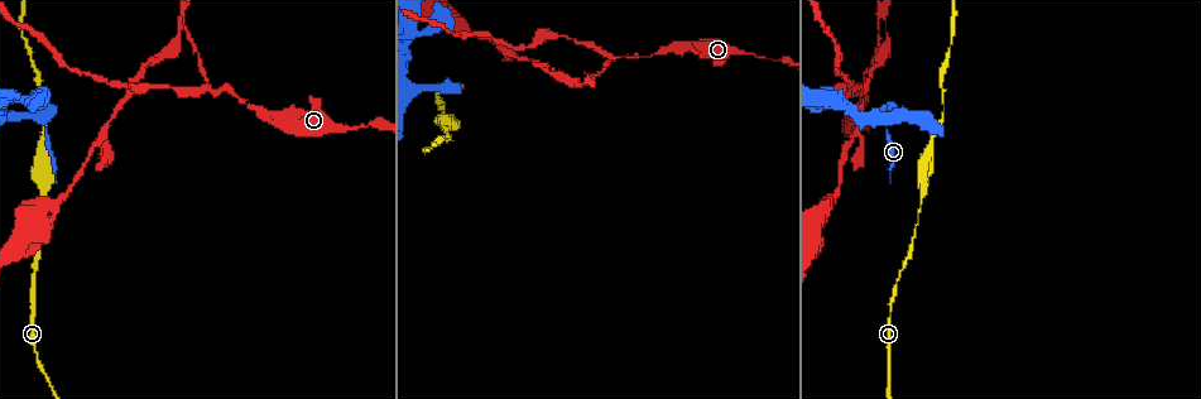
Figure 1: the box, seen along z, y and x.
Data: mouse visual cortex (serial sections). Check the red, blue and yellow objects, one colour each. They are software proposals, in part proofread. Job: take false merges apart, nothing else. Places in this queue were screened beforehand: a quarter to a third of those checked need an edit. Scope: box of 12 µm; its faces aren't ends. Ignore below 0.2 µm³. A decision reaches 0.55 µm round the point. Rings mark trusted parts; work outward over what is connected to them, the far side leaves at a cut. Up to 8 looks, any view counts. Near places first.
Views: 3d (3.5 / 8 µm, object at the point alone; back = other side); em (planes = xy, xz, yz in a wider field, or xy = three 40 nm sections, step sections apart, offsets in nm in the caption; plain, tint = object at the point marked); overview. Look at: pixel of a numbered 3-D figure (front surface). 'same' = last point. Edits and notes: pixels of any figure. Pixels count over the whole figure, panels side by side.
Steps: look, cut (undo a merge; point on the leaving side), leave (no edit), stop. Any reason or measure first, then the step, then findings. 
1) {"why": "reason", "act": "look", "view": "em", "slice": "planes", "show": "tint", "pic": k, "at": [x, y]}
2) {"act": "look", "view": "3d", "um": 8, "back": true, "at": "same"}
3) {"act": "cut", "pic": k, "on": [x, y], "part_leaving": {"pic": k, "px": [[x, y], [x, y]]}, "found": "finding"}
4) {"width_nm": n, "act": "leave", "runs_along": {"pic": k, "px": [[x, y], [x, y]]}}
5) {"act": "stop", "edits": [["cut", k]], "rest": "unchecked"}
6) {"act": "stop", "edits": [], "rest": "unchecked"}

{"why": "abrupt turn", "act": "look", "view": "3d", "um": 3.5, "pic": 1, "at": [435, 29]}

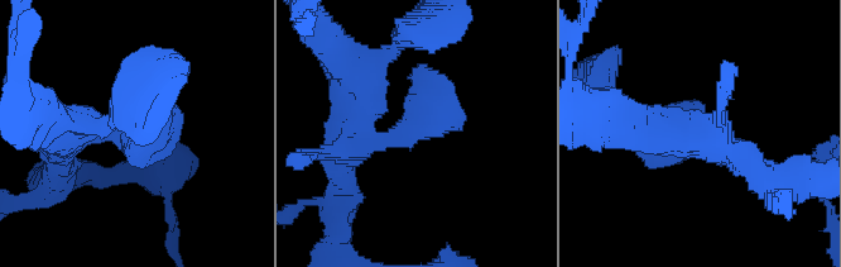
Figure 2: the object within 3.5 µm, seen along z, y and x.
{"act": "look", "view": "em", "slice": "xy", "step": 1, "show": "tint", "pic": 2, "at": [416, 127]}

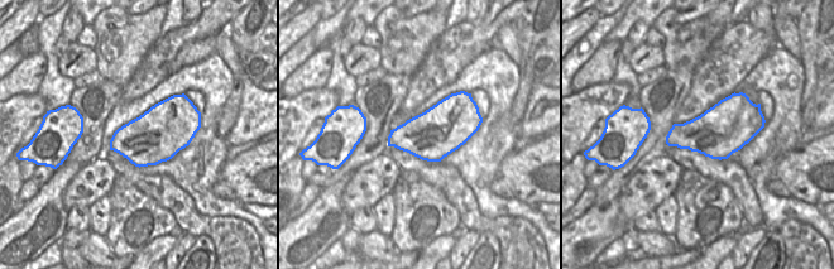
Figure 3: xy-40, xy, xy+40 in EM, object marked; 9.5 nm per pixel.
{"act": "leave", "runs_along": {"pic": 2, "px": [[345, 156], [427, 117], [419, 68]]}, "found": "all the same cell"}

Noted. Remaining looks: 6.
{"why": "sharp bend", "act": "look", "view": "3d", "um": 3.5, "pic": 1, "at": [861, 90]}

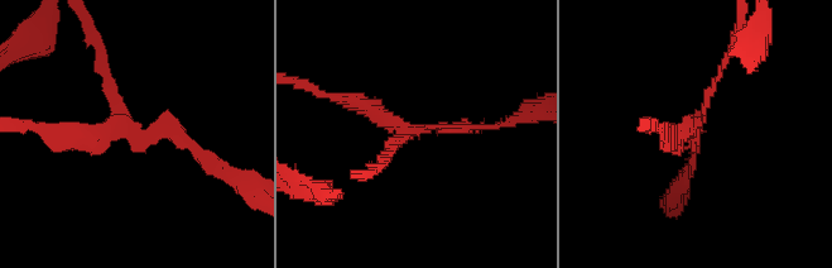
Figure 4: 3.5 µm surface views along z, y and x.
{"arms": 3, "arm_widths_nm": [100, 150, 200], "act": "look", "view": "em", "slice": "xy", "step": 3, "show": "tint", "pic": 4, "at": [407, 127]}

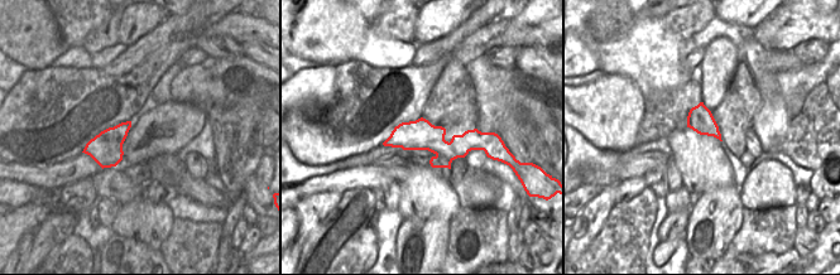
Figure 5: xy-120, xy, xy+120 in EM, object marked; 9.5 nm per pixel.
{"act": "cut", "pic": 4, "on": [107, 77], "part_leaving": {"pic": 4, "px": [[700, 121], [737, 28]]}, "found": "a second cell is stuck on"}

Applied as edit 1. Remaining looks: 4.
{"why": "thin neck", "act": "look", "view": "3d", "um": 3.5, "pic": 1, "at": [918, 217]}

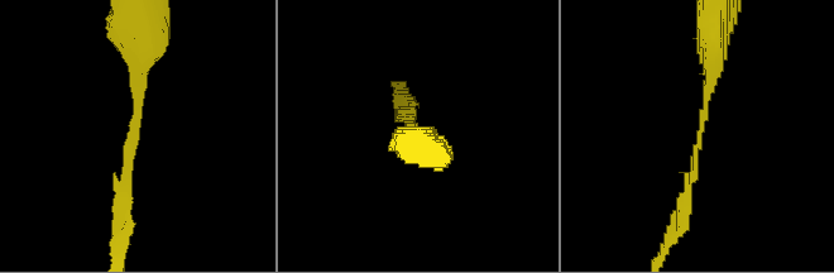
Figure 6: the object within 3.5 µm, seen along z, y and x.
{"arm_widths_nm": [150, 200], "act": "look", "view": "em", "slice": "planes", "show": "tint", "pic": 6, "at": [700, 131]}

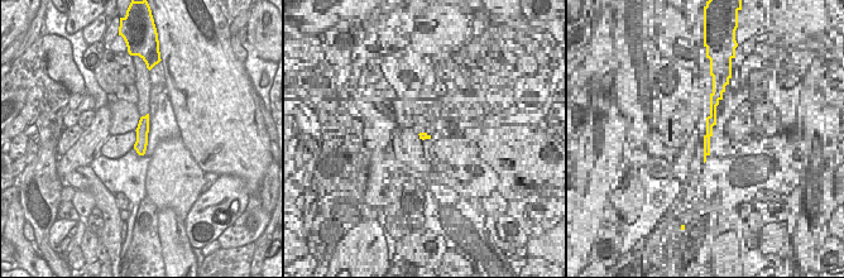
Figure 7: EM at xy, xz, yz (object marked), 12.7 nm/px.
{"act": "leave", "runs_along": {"pic": 6, "px": [[684, 209], [713, 77], [713, 51]]}, "found": "all the same cell"}

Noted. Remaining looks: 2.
{"act": "stop", "edits": [["cut", 4]], "rest": "unchecked"}

